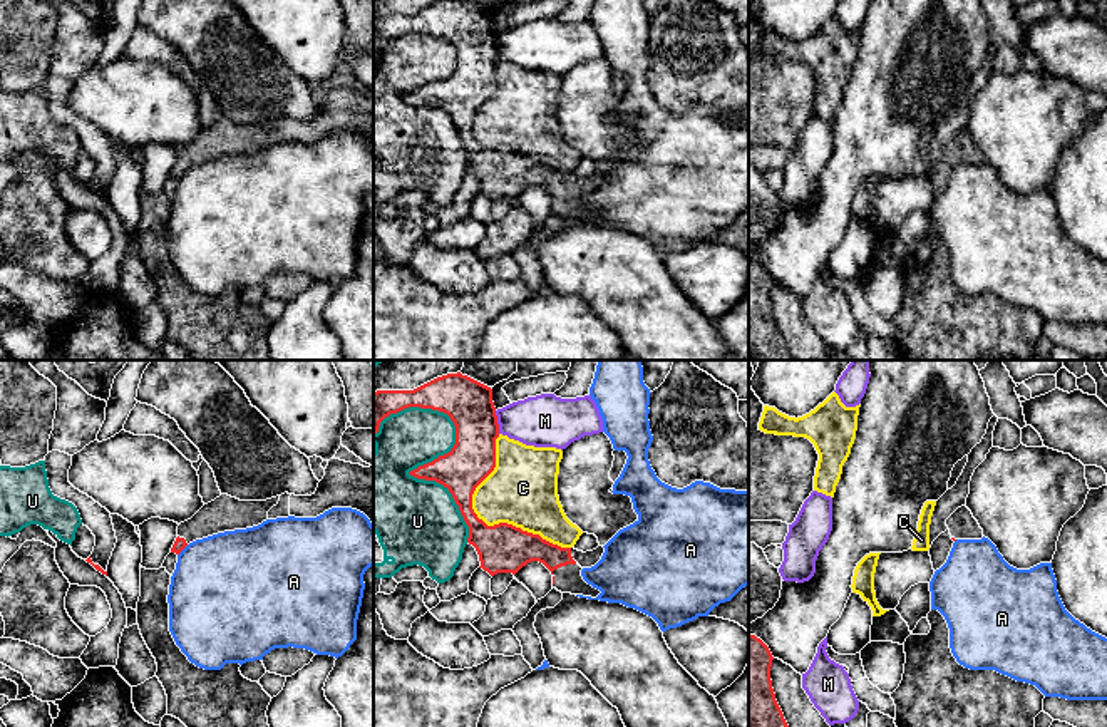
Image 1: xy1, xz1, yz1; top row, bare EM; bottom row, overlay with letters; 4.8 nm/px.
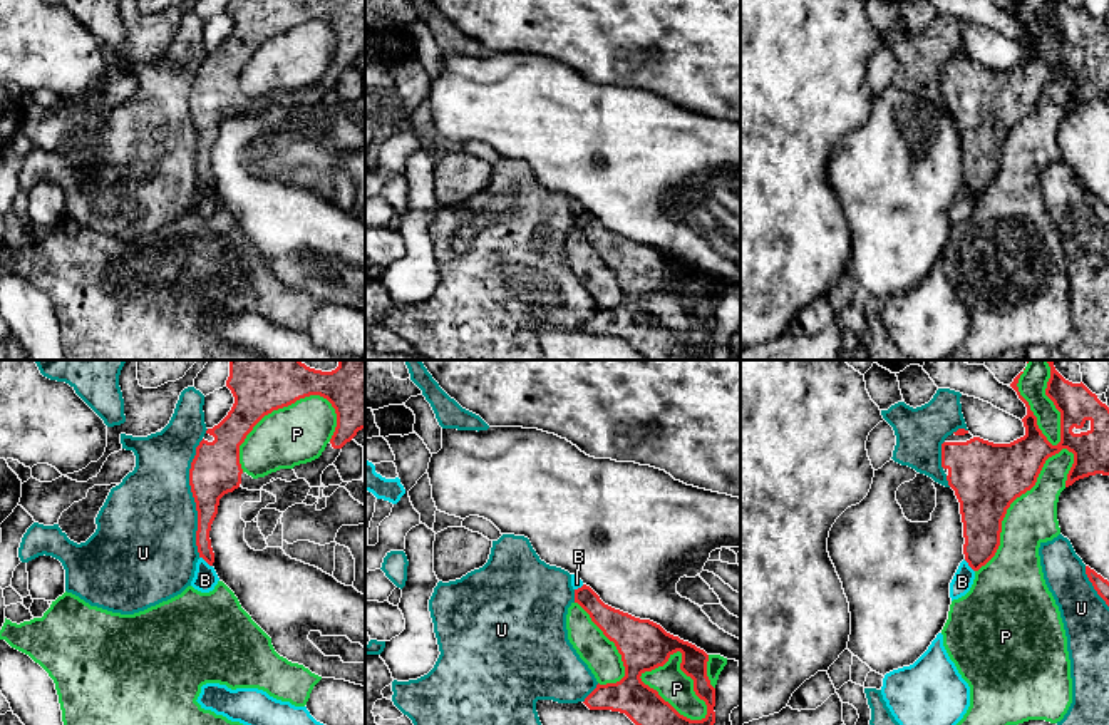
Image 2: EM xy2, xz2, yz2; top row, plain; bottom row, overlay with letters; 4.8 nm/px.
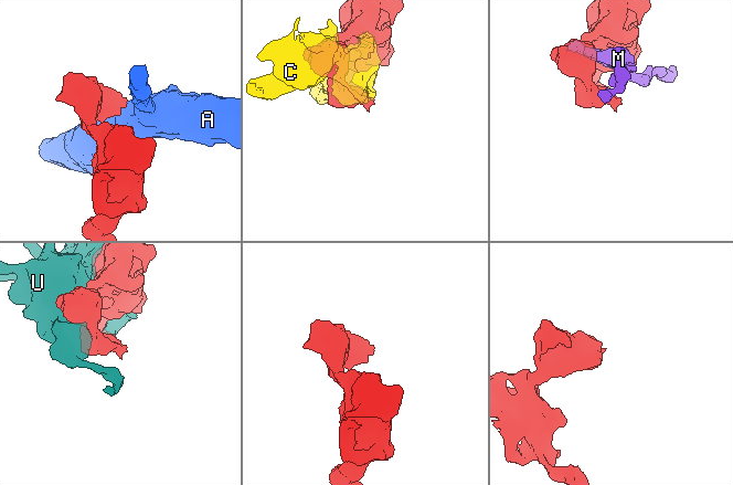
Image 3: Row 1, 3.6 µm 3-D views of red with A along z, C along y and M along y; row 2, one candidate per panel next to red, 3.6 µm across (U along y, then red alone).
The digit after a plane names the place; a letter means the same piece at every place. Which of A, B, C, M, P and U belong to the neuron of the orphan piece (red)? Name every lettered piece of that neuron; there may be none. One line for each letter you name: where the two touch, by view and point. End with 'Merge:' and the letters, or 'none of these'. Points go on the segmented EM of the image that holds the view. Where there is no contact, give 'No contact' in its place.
Merge: none of these

